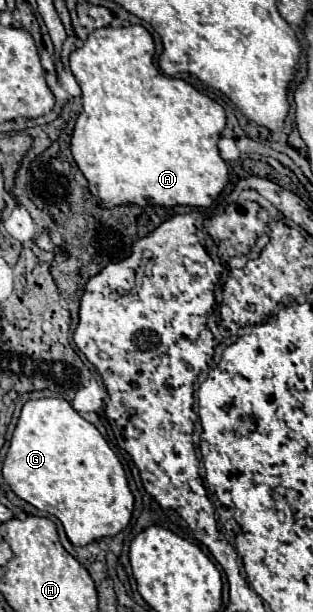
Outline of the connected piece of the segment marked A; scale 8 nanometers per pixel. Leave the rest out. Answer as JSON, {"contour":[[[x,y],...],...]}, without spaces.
{"contour":[[[129,25],[129,27],[119,27],[119,29],[105,27],[105,29],[97,29],[95,33],[91,33],[87,37],[85,45],[71,53],[71,73],[75,75],[75,79],[81,87],[83,111],[87,115],[87,119],[77,117],[73,137],[71,137],[71,153],[73,153],[73,159],[79,167],[79,171],[89,181],[89,189],[99,199],[101,207],[115,207],[115,205],[141,205],[143,207],[143,199],[147,199],[153,205],[161,205],[161,207],[175,207],[175,205],[209,207],[217,199],[217,195],[225,189],[225,185],[229,181],[227,163],[221,159],[219,149],[217,149],[217,139],[221,137],[221,131],[225,127],[225,111],[219,103],[215,103],[211,97],[199,93],[187,81],[167,77],[153,65],[153,37],[143,25]]]}

